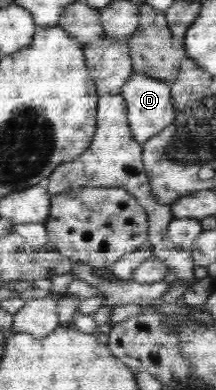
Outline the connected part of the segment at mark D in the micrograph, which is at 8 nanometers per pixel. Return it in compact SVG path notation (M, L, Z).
M134 72L121 88L120 94L126 100L127 120L135 140L143 143L157 135L164 127L170 126L176 119L178 109L174 106L170 84L167 80Z

